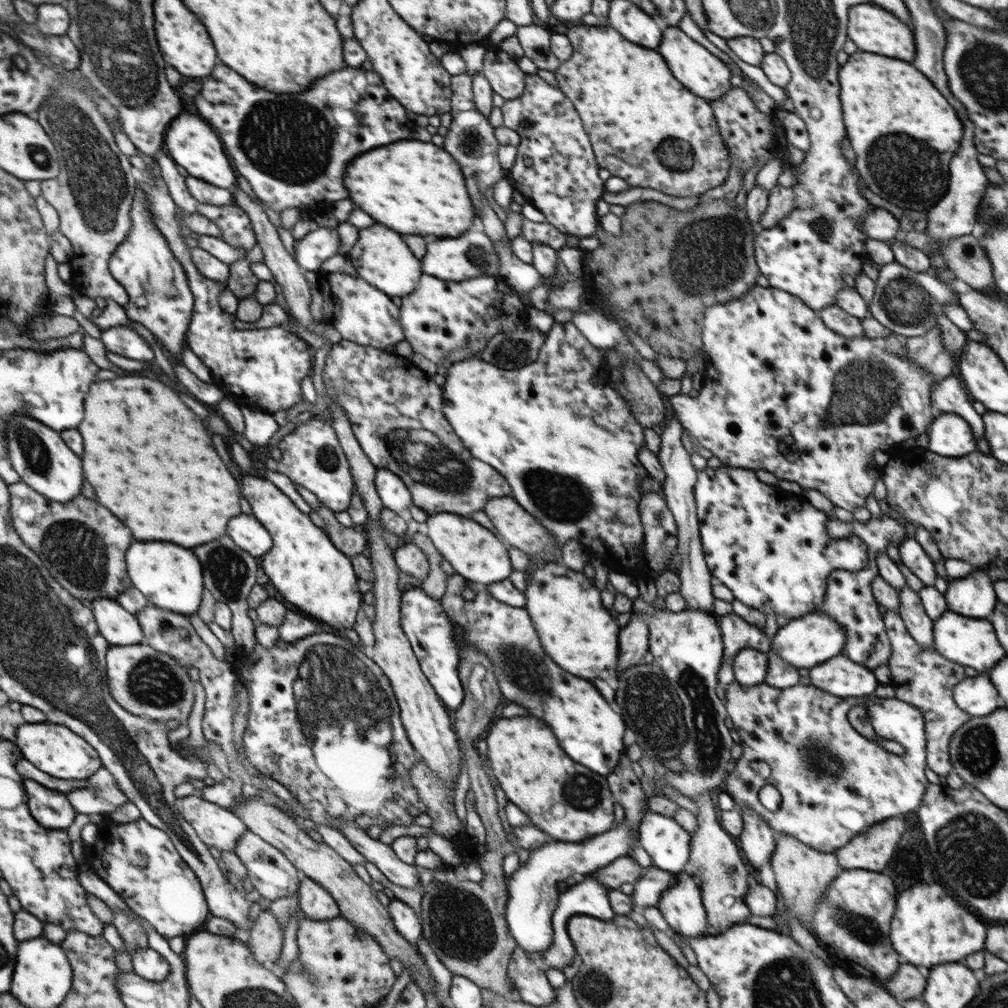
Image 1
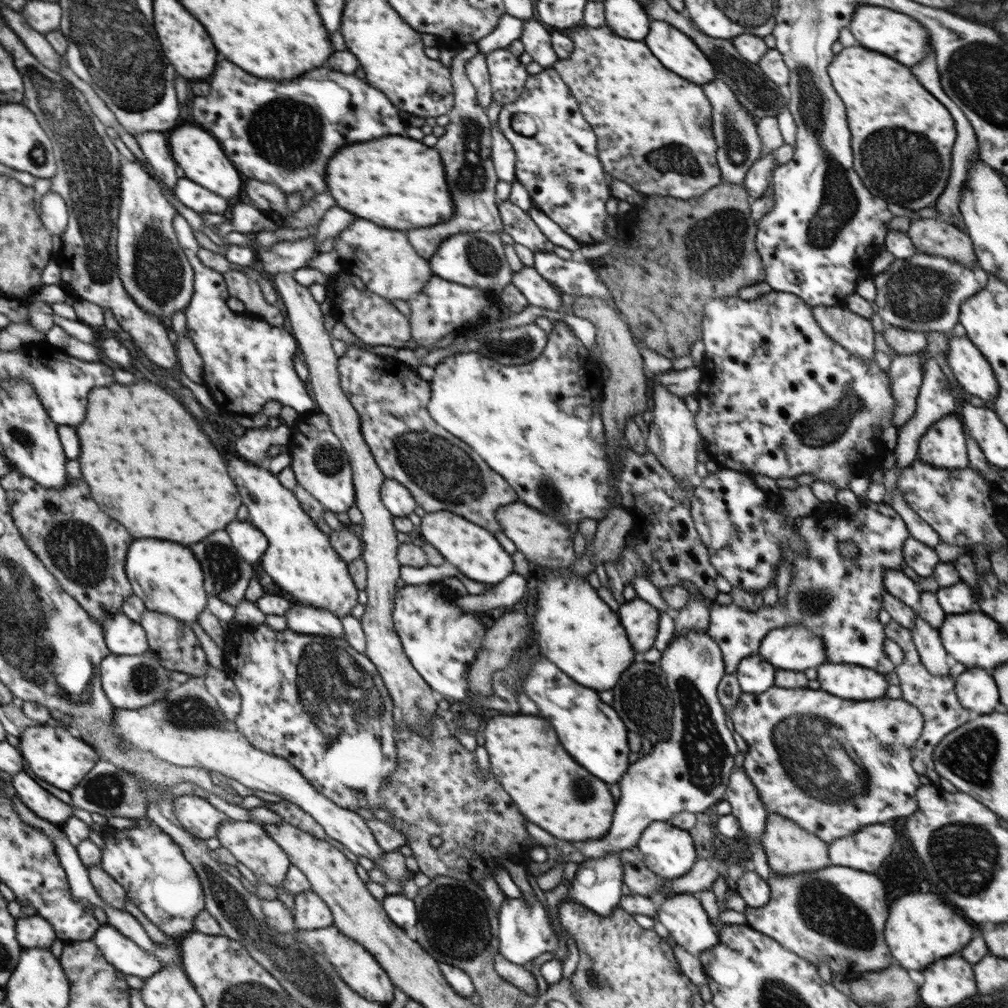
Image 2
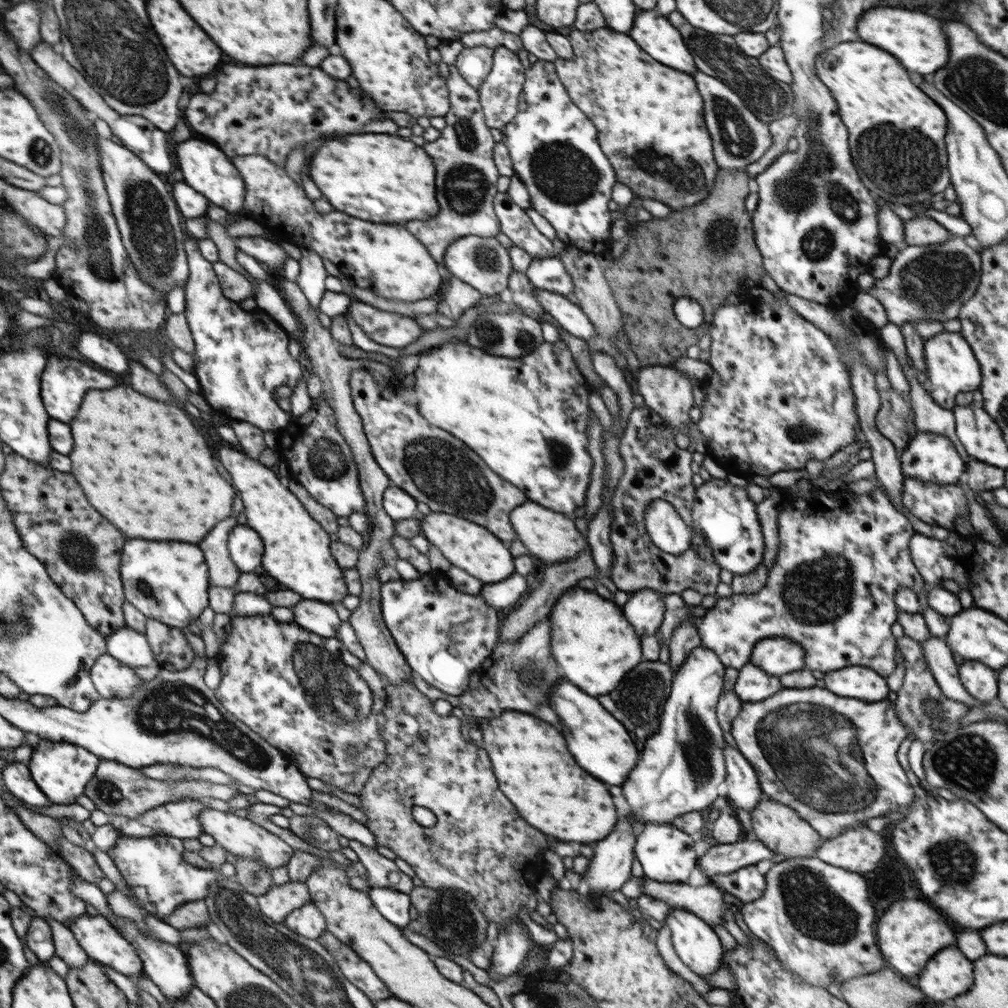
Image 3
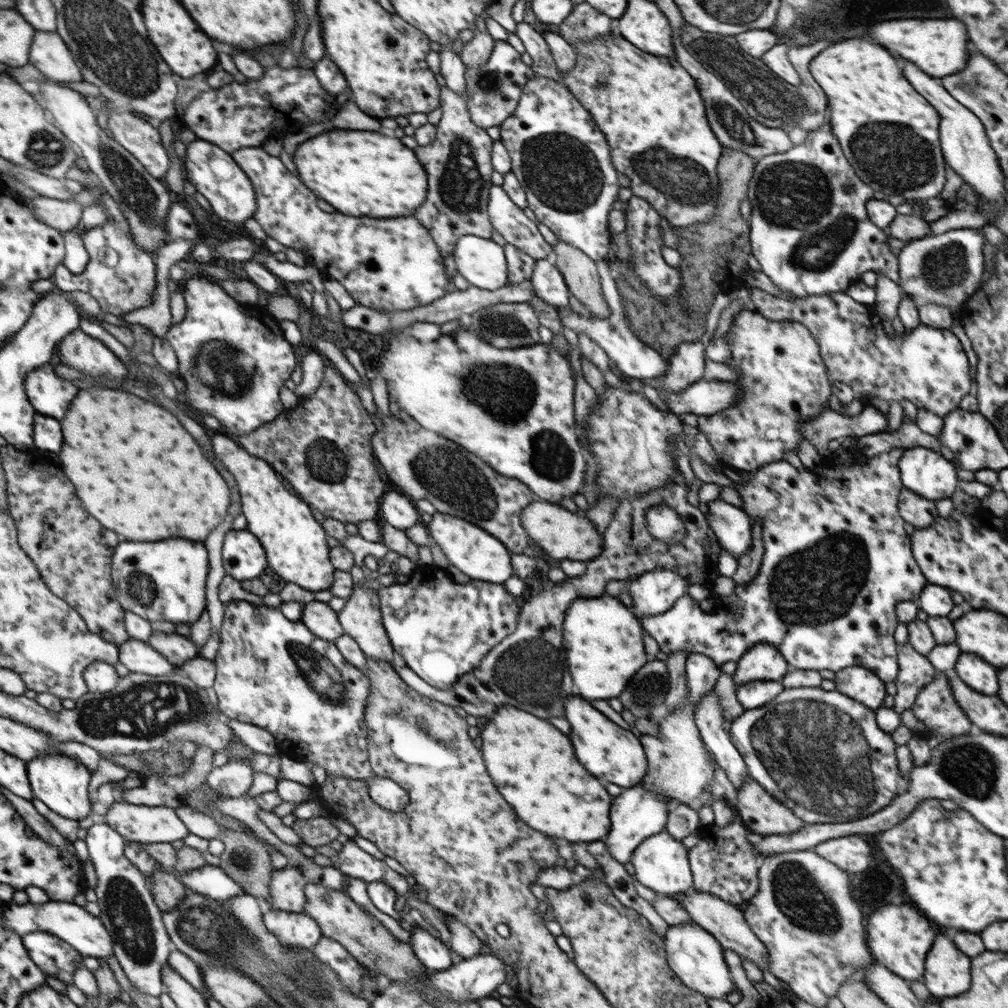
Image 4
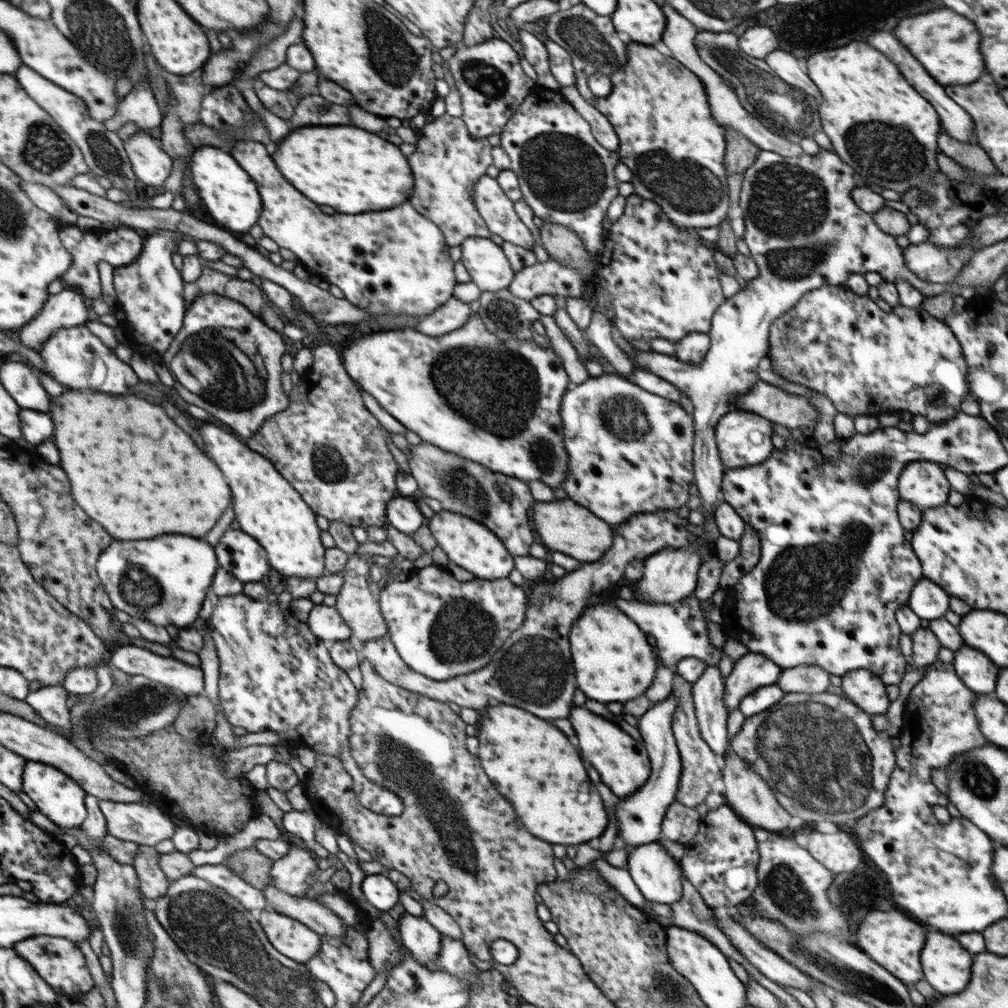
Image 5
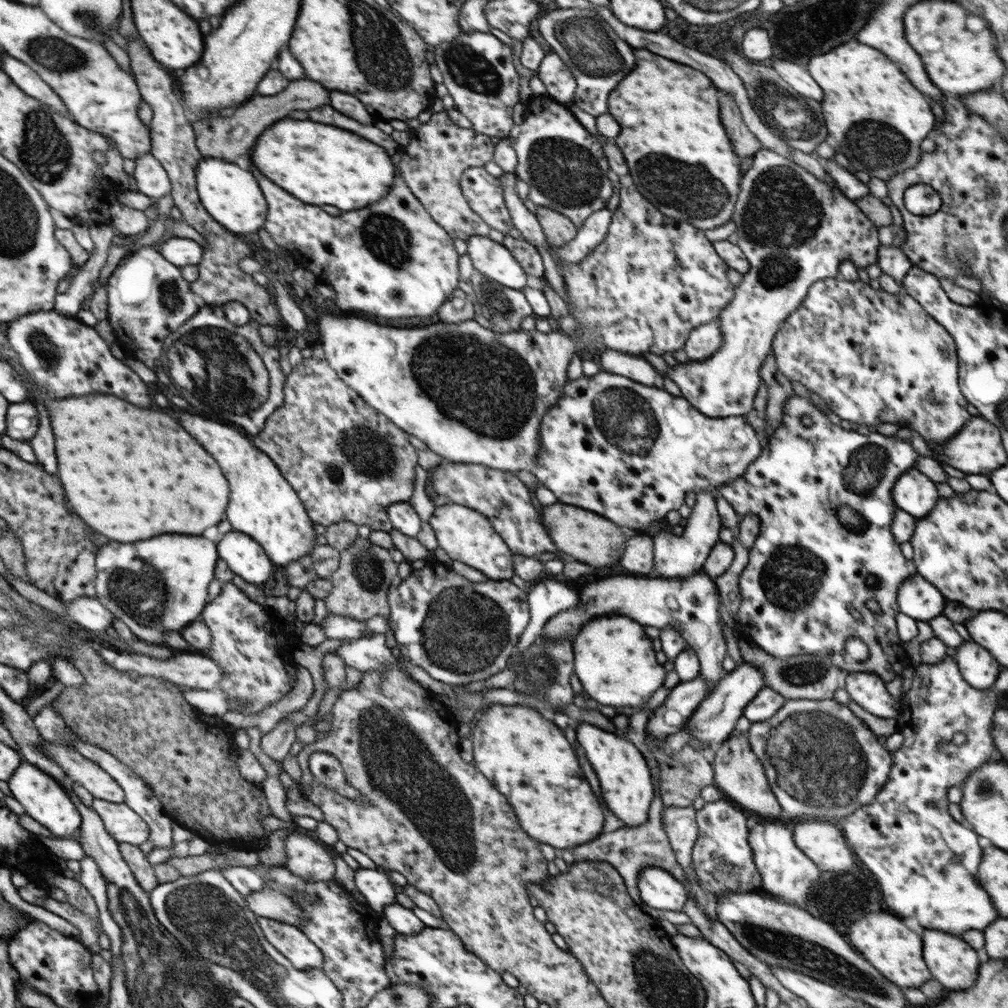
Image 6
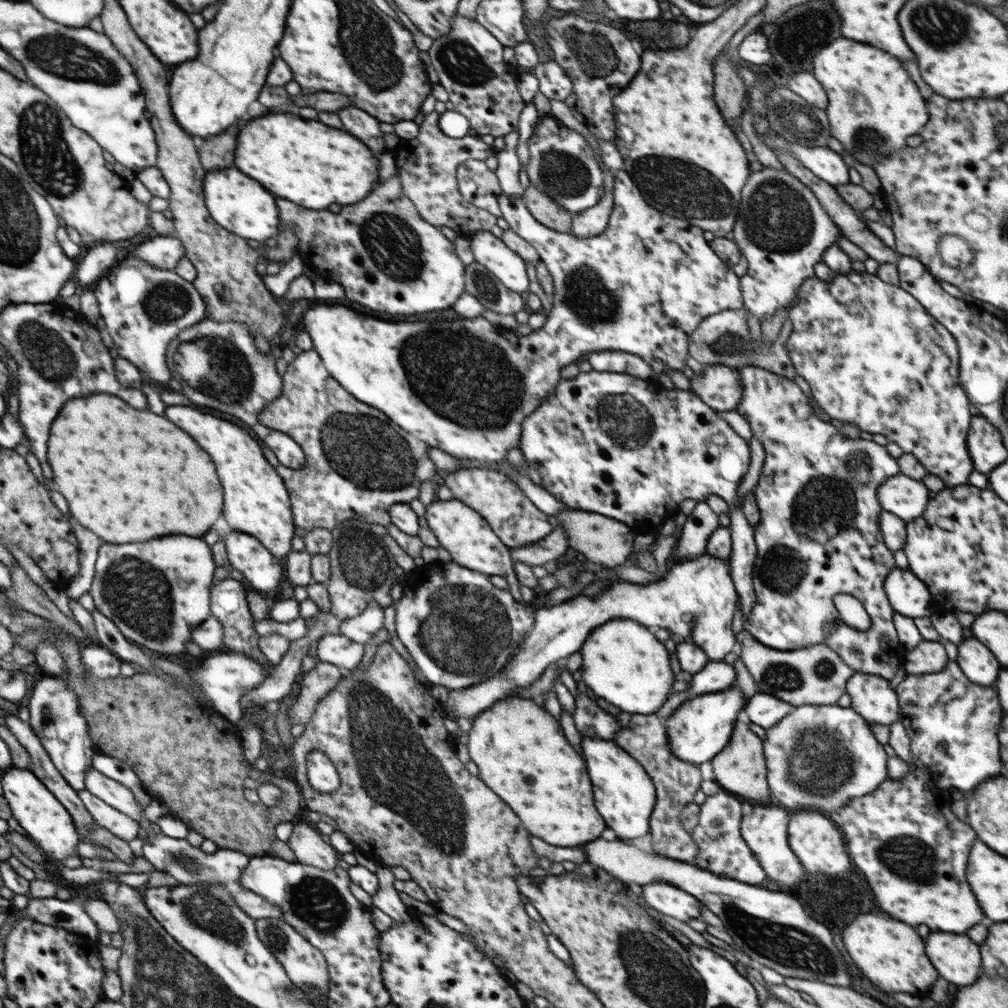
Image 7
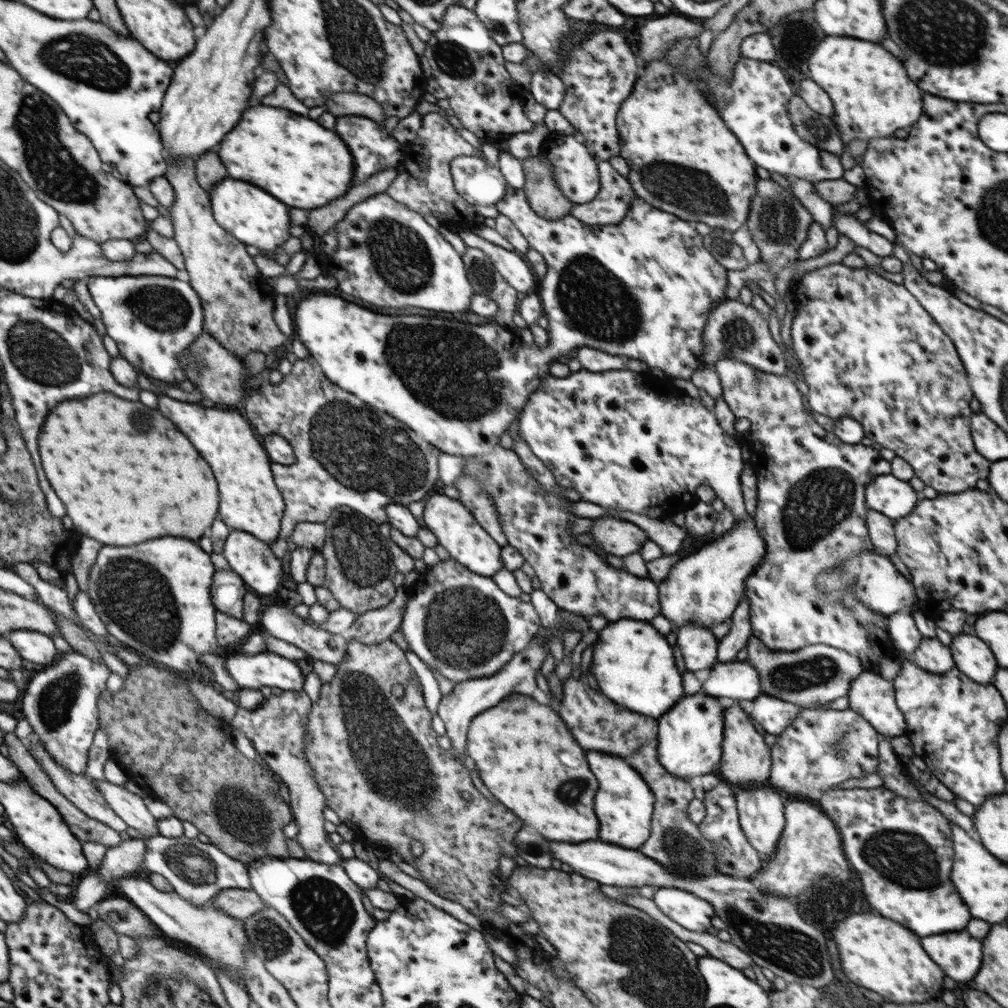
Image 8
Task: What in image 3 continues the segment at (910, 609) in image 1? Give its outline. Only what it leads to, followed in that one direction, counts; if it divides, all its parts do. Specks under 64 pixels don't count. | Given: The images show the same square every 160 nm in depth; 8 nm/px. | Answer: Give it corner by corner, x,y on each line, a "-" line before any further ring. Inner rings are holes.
930,636
921,644
921,647
928,668
932,671
945,697
963,702
970,709
986,704
986,702
980,702
967,693
959,677
959,666
954,661
953,652
945,639

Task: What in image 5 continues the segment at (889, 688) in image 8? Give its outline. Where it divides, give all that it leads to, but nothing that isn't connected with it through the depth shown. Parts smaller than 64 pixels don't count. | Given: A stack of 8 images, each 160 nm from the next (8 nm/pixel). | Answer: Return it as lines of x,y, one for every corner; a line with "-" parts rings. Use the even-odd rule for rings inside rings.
858,669
841,676
845,696
868,714
885,715
891,703
886,685
869,670

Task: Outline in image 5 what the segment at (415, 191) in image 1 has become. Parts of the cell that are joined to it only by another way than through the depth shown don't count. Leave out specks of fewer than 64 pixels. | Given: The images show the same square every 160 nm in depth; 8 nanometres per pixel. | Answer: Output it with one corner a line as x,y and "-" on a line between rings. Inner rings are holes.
352,126
298,128
280,144
274,160
282,176
306,198
344,214
388,210
409,200
415,187
413,172
398,146

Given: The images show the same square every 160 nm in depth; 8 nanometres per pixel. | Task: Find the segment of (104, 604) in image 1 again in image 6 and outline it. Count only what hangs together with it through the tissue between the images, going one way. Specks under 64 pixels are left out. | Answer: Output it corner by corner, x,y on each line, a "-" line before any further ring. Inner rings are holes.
102,645
99,653
103,655
103,659
119,671
135,670
141,676
155,676
165,681
173,682
180,690
188,690
195,688
196,690
210,690
218,688
223,680
223,670
219,667
219,663
214,659
206,657
202,654
194,654
189,652
174,653
169,659
156,659
141,653
129,653
128,651
116,650
109,645

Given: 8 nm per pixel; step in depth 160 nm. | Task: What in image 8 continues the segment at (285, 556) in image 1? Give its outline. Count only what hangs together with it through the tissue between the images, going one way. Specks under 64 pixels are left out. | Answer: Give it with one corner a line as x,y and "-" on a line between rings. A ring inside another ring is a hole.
162,396
158,400
158,410
162,414
168,414
192,442
196,442
196,450
212,462
212,470
216,470
216,478
220,478
220,518
234,531
244,531
252,534
265,543
273,543
279,538
281,531
281,520
285,509
285,502
281,492
278,490
272,475
272,462
263,447
261,437
254,434
254,428
236,412
222,412
212,408
202,408
188,402
178,402
168,396

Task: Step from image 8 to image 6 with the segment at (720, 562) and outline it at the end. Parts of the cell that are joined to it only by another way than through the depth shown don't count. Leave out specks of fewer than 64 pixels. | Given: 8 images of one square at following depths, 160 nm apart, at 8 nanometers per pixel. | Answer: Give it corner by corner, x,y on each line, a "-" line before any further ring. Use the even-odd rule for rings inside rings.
703,570
688,578
656,577
650,579
647,576
635,576
633,574
617,575
607,579
597,579
596,582
579,588
579,590
581,604
576,609
562,611
550,618
544,627
542,641
544,639
570,639
573,644
573,640
582,625
590,622
594,617
604,616
604,614
620,614
620,616
628,616
632,620
640,622
642,626
656,626
659,629
666,627
678,629
684,640
688,641
690,648
697,654
701,664
699,676
707,680
710,691
716,688
718,681
725,675
726,671
722,667
722,661
727,652
726,641
720,625
722,620
719,612
720,593
715,580
712,580

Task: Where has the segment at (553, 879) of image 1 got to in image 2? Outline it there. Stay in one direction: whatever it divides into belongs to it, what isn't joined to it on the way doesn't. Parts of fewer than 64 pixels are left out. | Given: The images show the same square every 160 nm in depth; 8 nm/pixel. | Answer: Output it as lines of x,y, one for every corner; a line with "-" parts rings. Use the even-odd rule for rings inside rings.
706,631
678,633
661,652
659,667
667,677
667,685
673,698
673,729
668,740
656,742
652,752
628,767
619,780
621,797
616,803
613,822
608,836
600,840
582,842
580,853
586,859
602,858
610,853
622,853
637,846
642,832
655,821
670,821
682,811
706,812
712,804
726,797
727,786
738,752
732,733
726,725
724,707
718,701
716,687
725,674
721,648
-
524,893
517,899
509,897
499,908
498,920
496,921
499,931
498,952
510,963
528,966
536,957
545,952
554,953
558,950
558,934
552,929
546,907
536,897

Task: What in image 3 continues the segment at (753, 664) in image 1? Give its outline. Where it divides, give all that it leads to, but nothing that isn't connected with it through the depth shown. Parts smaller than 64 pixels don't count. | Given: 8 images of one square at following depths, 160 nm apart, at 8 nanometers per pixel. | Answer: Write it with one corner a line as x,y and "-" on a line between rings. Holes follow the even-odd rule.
748,662
739,670
734,691
743,703
763,701
782,688
779,677
766,674
759,666

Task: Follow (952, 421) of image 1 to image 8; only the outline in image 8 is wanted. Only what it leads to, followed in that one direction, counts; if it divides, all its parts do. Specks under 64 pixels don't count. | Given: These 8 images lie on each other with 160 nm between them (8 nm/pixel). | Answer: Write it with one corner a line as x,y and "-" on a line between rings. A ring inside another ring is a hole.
892,474
877,477
865,488
865,501
869,508
894,520
907,517
921,496
908,481
899,480

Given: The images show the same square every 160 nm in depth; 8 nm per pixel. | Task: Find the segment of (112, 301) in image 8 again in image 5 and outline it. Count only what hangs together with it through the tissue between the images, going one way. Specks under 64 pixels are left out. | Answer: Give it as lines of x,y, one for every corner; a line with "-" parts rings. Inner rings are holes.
159,229
156,234
146,234
140,256
126,266
120,266
113,270
113,284
118,298
116,306
118,310
126,313
126,317
118,325
131,346
142,356
152,357
152,352
166,352
176,338
176,332
183,329
188,306
184,297
184,286
182,271
175,266
174,254
177,252
177,244
181,238
180,233
171,230

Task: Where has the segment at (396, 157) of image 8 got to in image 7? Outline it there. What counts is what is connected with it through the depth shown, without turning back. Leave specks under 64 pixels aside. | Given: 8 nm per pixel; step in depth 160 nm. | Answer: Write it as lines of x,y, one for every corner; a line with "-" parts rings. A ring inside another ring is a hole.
346,106
338,112
338,116
342,118
344,130
348,130
352,136
356,136
358,140
362,140
374,154
382,152
384,146
384,138
380,132
380,122
377,118
366,114
361,108
356,106

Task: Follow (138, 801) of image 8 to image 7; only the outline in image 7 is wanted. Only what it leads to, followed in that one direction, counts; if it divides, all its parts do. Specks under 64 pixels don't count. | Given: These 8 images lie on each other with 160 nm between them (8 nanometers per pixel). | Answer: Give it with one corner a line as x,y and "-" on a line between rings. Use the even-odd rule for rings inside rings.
91,768
86,772
85,789
103,799
110,806
116,807
116,810
126,814
128,818
135,819
140,823
143,815
142,808
134,793
130,792
123,784

